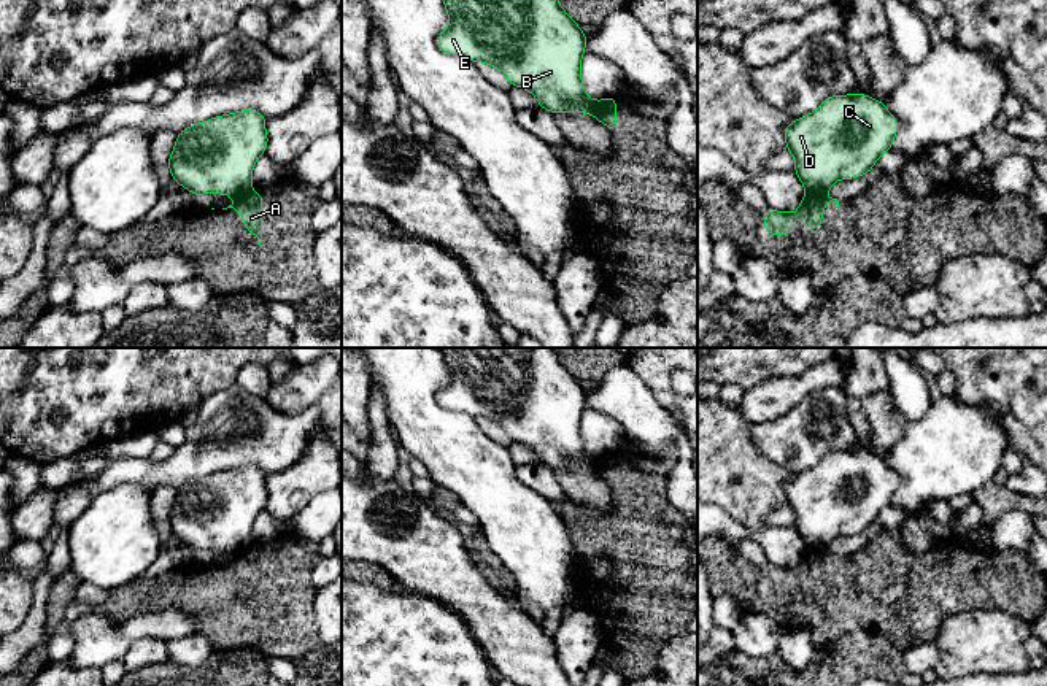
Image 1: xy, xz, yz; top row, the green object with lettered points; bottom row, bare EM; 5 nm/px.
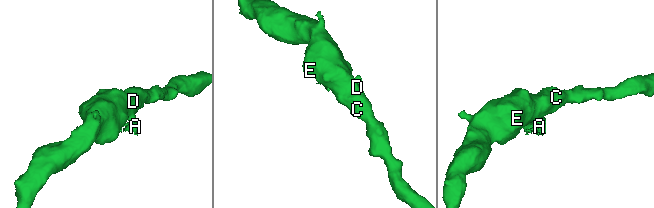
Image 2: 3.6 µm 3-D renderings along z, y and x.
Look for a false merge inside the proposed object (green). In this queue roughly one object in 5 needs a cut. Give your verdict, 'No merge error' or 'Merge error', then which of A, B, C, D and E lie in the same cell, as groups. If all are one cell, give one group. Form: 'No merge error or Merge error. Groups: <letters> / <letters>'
Merge error. Groups: A / B C D E

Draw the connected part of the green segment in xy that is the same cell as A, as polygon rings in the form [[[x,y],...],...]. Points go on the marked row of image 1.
[[[246,191],[234,198],[234,203],[227,208],[234,208],[243,218],[243,227],[251,230],[257,238],[257,245],[262,243],[262,194]]]

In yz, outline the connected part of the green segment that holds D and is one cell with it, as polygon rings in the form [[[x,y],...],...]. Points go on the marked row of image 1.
[[[853,92],[828,97],[813,113],[793,119],[783,137],[786,149],[796,160],[793,172],[806,192],[828,192],[839,179],[852,179],[871,172],[877,159],[891,149],[896,132],[898,121],[885,103]]]

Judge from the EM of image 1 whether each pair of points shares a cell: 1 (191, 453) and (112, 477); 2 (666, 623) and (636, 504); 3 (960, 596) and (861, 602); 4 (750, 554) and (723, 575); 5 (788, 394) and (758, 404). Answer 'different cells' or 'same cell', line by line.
1: same cell
2: same cell
3: same cell
4: different cells
5: same cell

